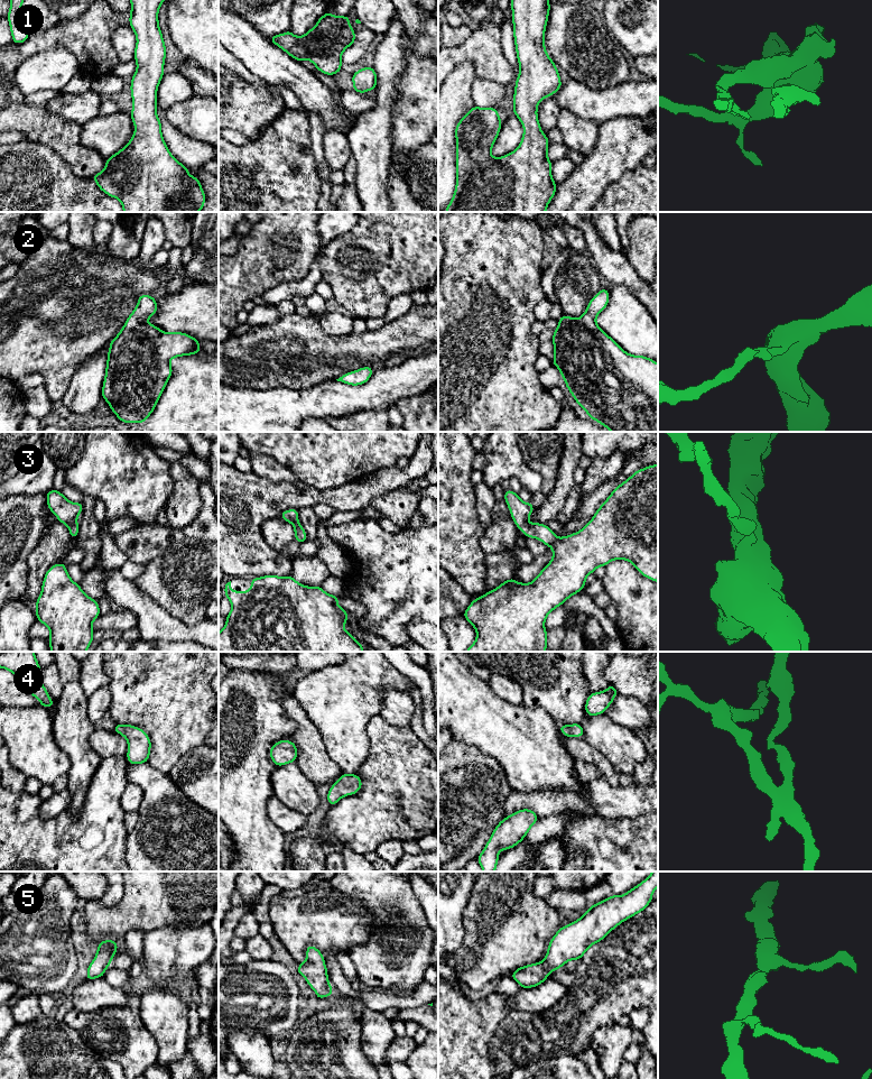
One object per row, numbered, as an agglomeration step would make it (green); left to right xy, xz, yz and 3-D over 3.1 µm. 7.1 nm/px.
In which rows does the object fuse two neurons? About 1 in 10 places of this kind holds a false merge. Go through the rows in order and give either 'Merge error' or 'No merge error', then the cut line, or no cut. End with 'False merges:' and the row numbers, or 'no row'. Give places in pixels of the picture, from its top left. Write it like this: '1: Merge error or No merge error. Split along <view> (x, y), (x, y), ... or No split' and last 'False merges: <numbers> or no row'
1: No merge error. No split
2: No merge error. No split
3: No merge error. No split
4: No merge error. No split
5: No merge error. No split
False merges: no row

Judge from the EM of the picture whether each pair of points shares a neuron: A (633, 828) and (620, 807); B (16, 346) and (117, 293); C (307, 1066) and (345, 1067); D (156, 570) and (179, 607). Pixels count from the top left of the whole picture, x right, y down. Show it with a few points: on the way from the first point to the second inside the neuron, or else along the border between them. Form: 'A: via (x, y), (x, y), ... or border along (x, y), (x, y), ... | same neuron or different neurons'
A: border along (646, 812), (636, 817), (601, 817) | different neurons
B: via (40, 321), (63, 304), (92, 293) | same neuron
C: via (316, 1067), (336, 1067) | same neuron
D: via (159, 579), (172, 598) | same neuron

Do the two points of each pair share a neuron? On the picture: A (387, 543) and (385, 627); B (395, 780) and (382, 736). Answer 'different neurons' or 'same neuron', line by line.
A: same neuron
B: same neuron

